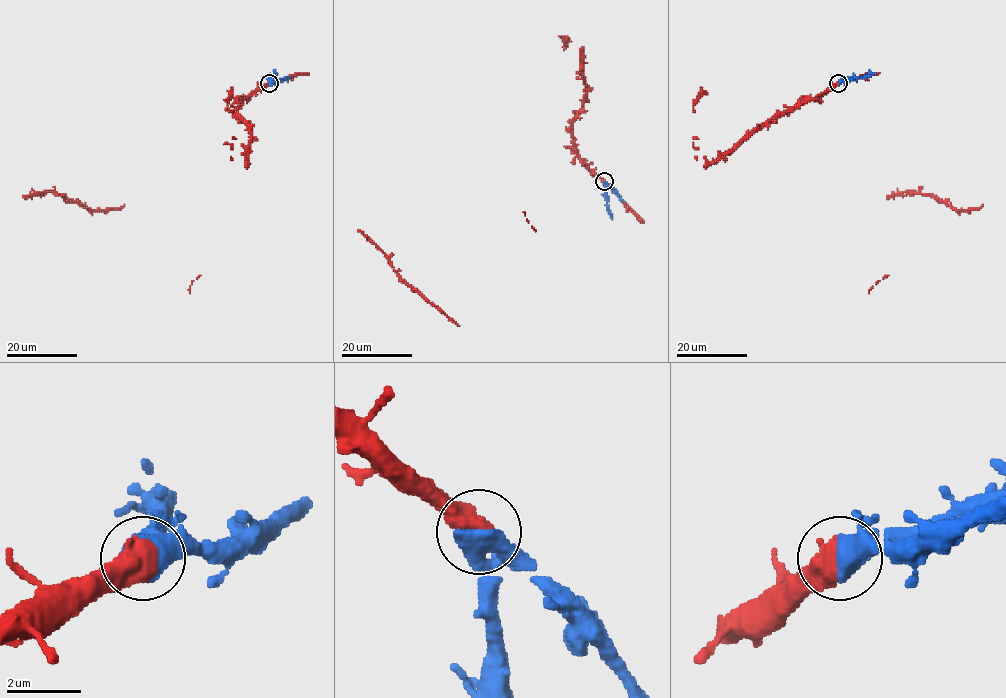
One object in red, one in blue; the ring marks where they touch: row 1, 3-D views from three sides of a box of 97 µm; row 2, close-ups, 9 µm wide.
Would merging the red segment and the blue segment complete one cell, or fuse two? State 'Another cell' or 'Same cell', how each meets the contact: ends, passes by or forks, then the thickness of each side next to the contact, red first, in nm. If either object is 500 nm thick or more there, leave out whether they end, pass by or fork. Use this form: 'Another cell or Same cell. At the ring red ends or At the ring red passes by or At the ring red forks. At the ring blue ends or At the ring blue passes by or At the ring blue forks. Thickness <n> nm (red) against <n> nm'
Same cell. Thickness 700 nm (red) against 800 nm

